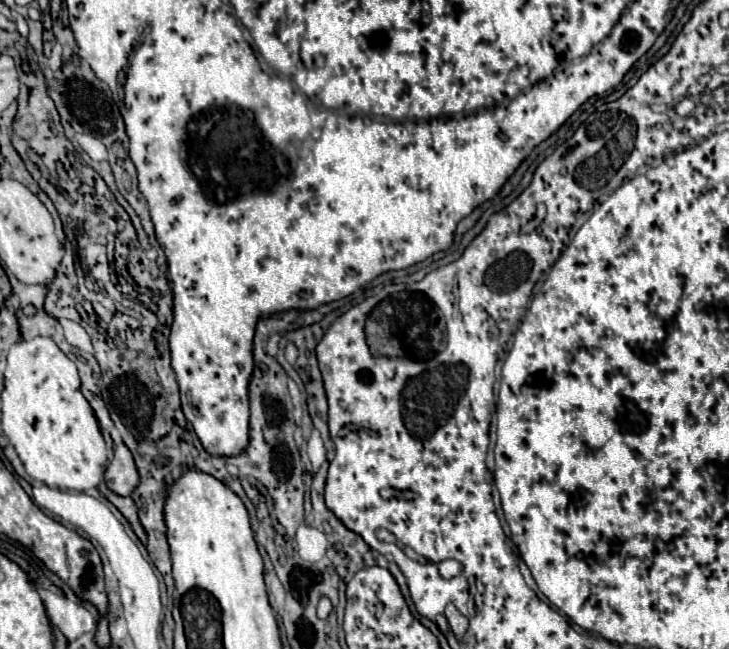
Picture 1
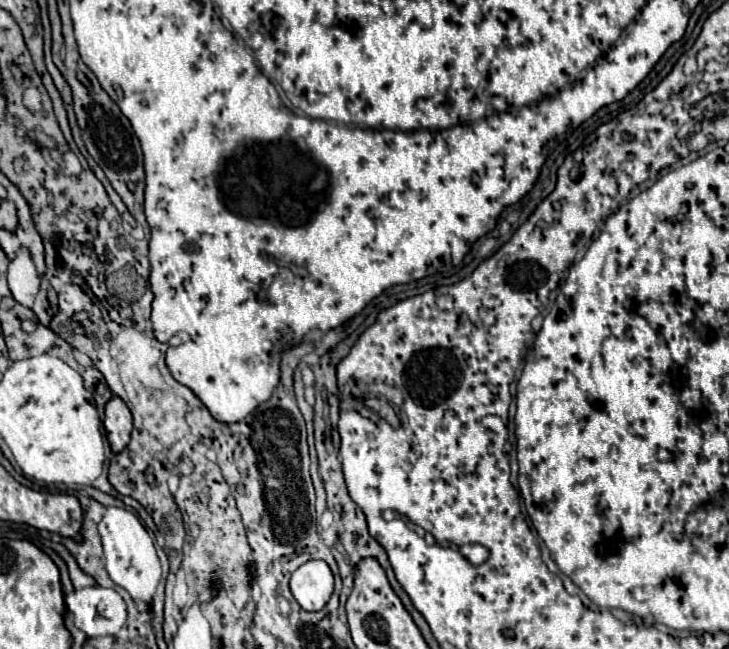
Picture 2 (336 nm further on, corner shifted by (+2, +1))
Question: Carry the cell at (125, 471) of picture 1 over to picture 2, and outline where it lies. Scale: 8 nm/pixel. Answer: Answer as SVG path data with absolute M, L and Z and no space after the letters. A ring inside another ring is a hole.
M113 396L105 406L105 430L113 454L123 452L133 430L133 418L119 396Z

